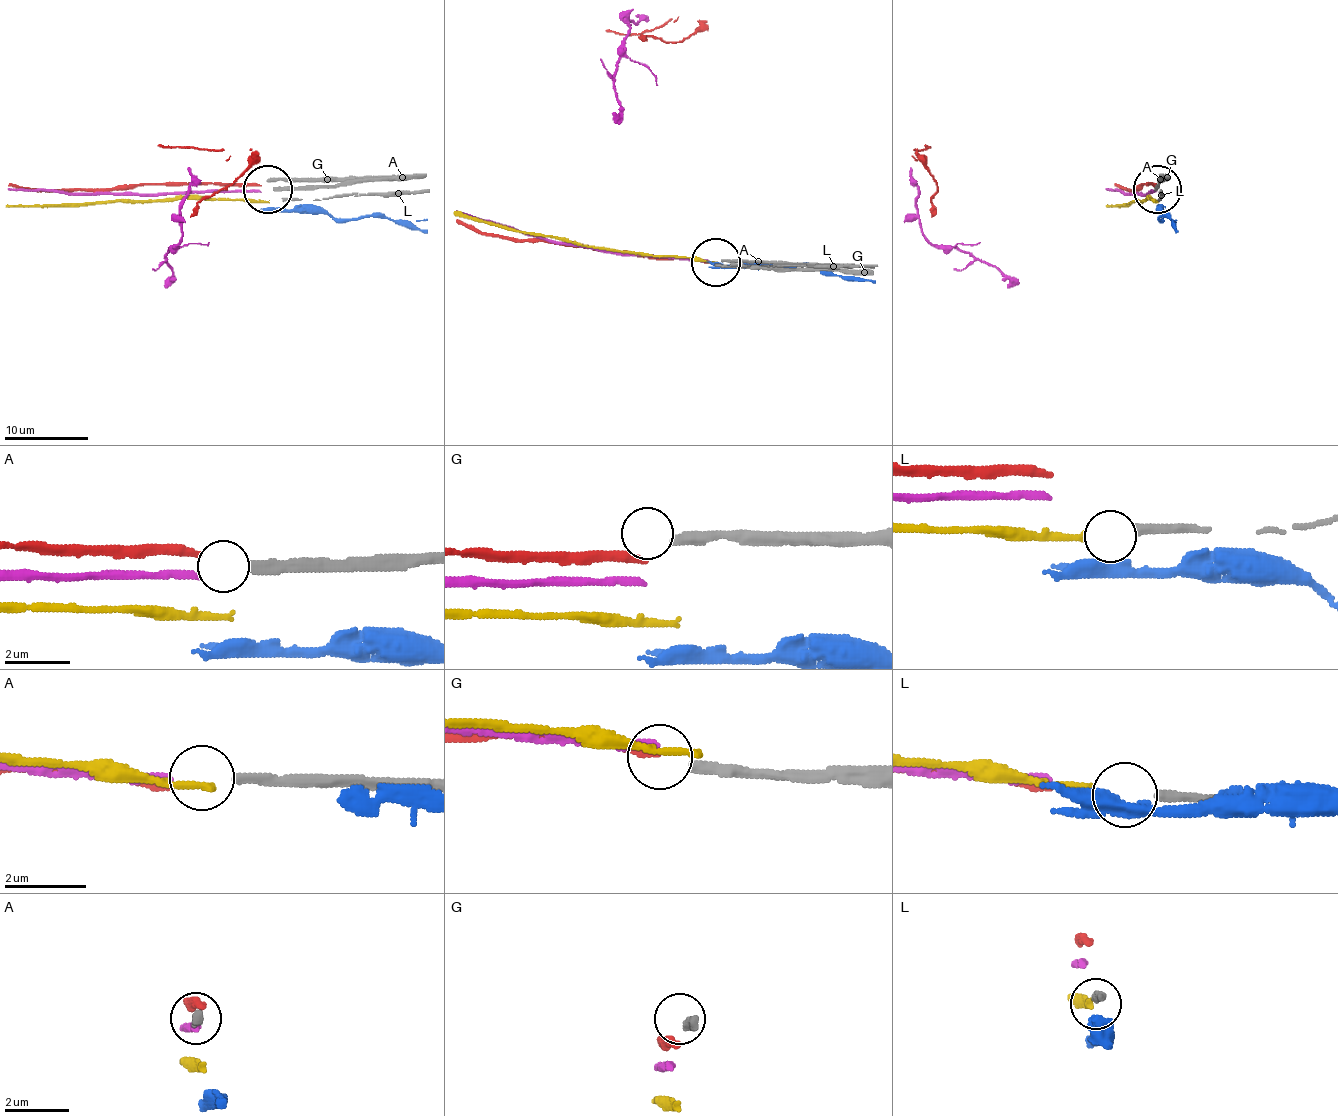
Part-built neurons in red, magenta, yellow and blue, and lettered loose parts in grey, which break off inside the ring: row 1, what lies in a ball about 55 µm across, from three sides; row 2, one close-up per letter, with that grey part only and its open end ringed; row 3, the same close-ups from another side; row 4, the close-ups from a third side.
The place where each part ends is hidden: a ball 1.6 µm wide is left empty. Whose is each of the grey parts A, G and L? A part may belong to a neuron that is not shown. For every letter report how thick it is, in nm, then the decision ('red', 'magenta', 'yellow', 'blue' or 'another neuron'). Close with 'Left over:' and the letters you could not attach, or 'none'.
A: 320 nm | another neuron
G: 320 nm | another neuron
L: 240 nm | yellow
Left over: A, G

